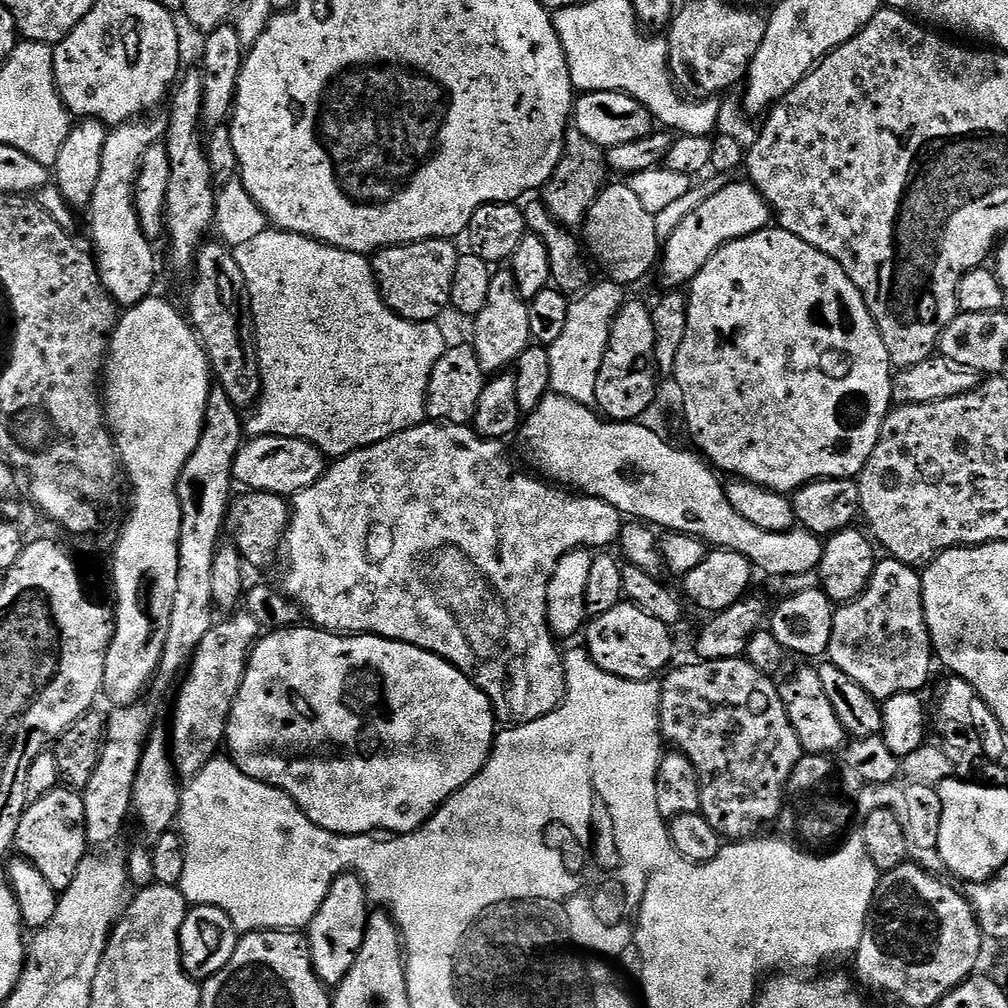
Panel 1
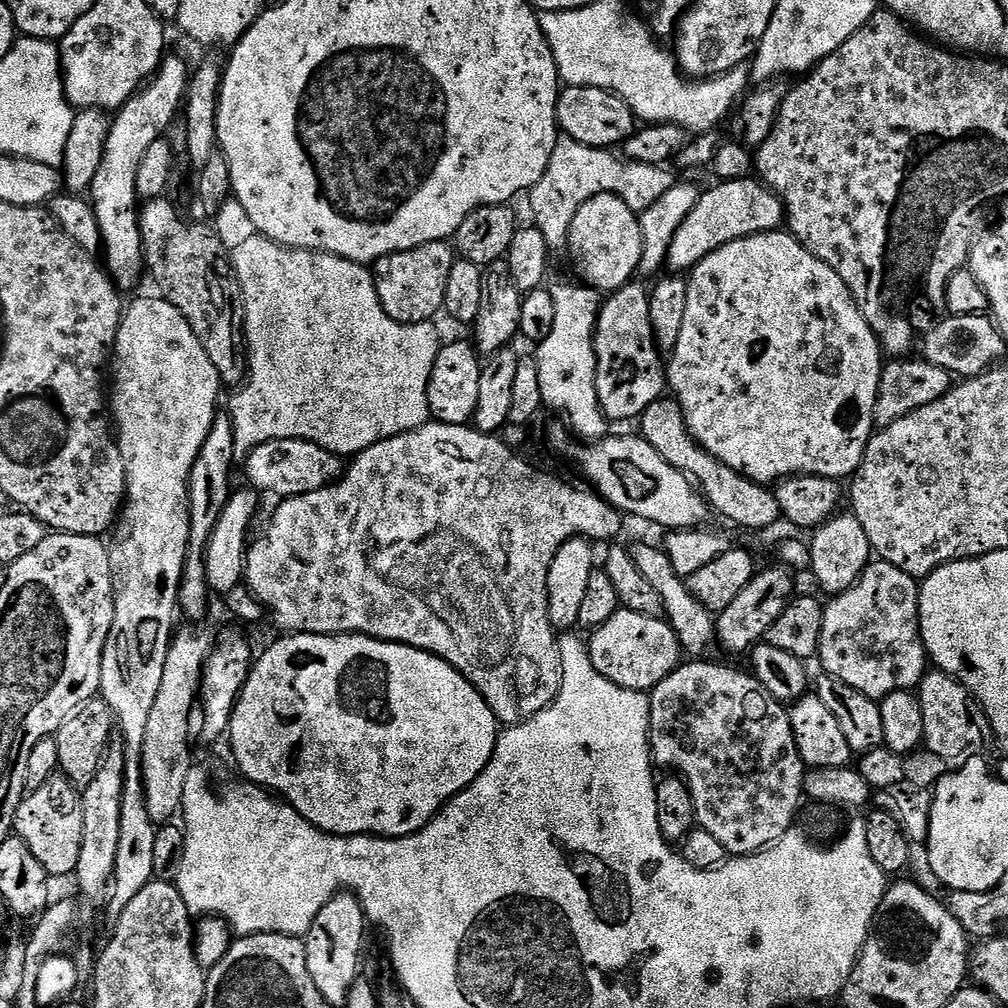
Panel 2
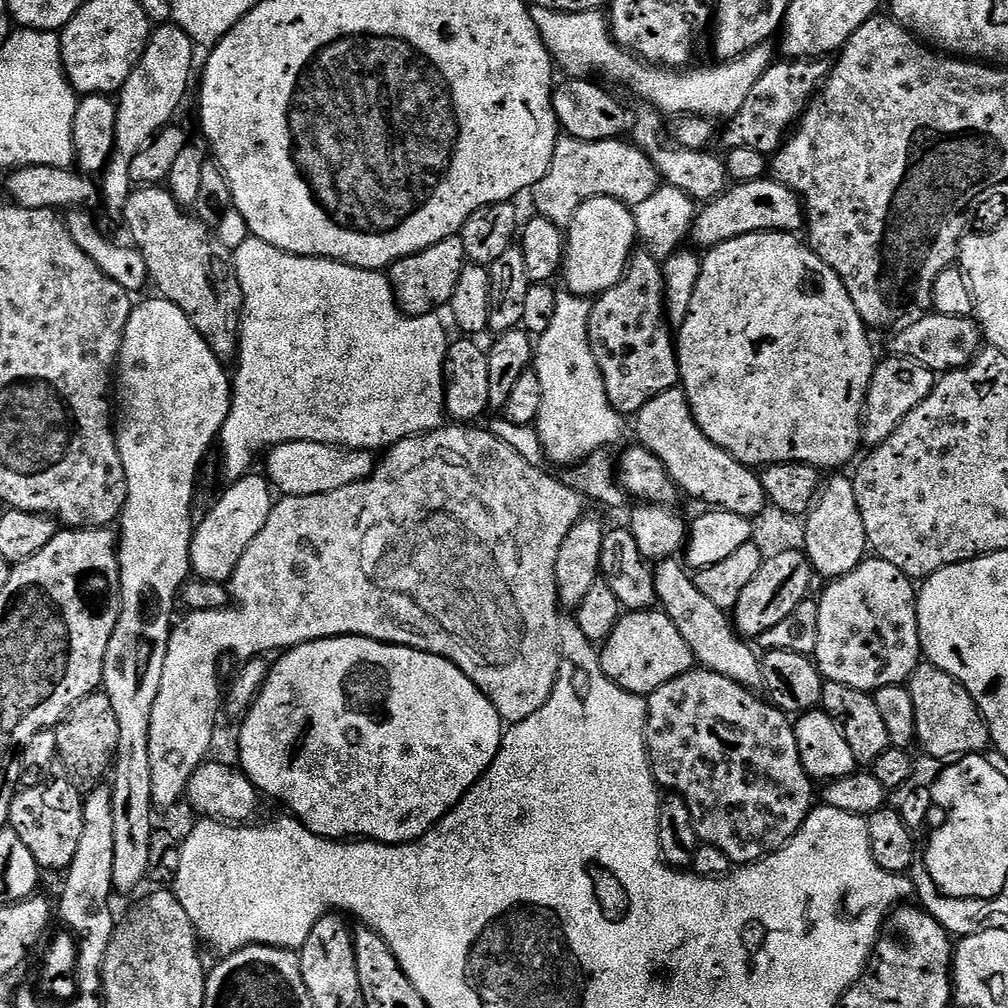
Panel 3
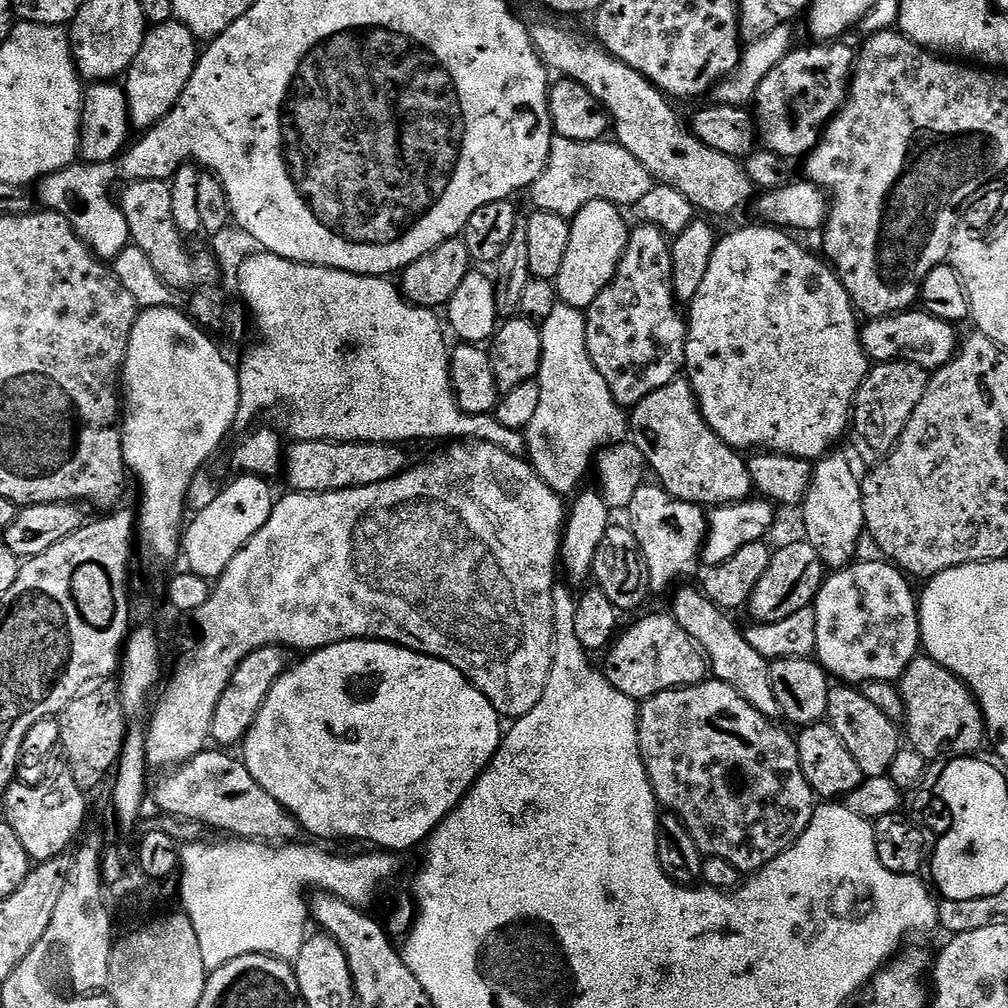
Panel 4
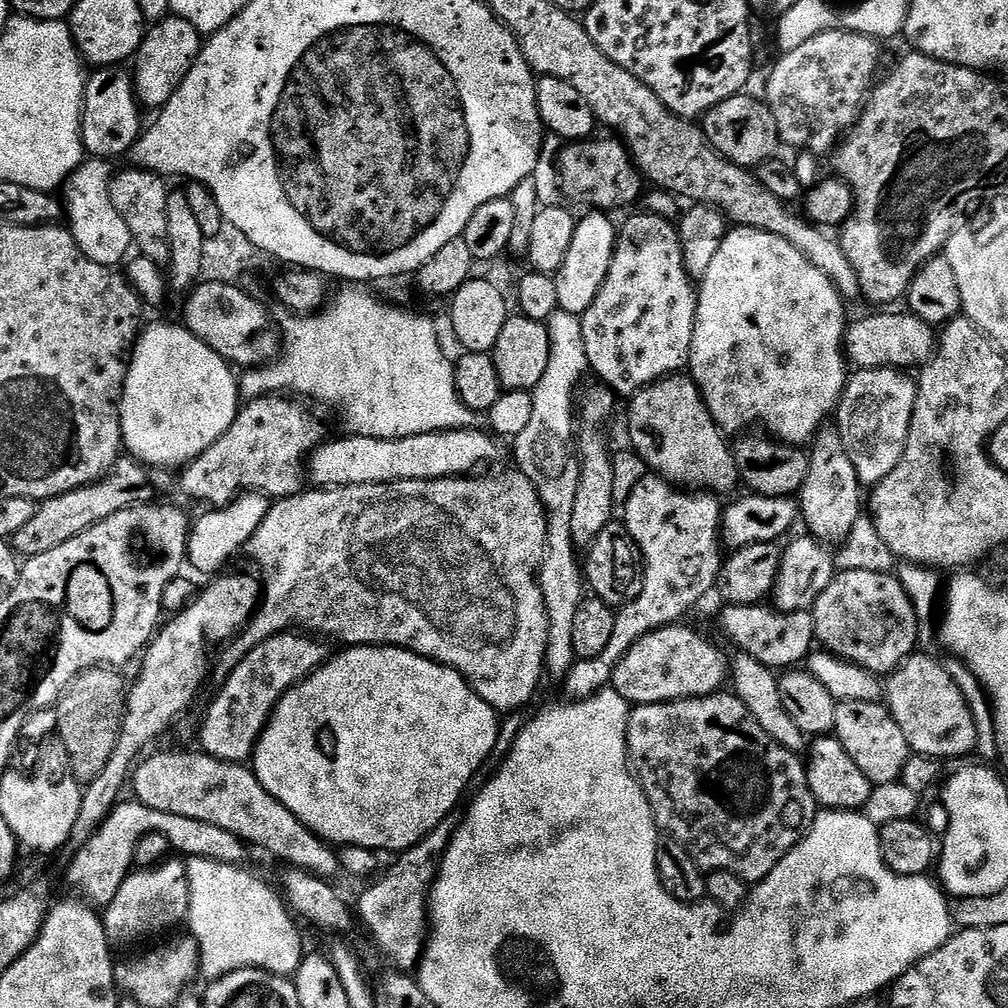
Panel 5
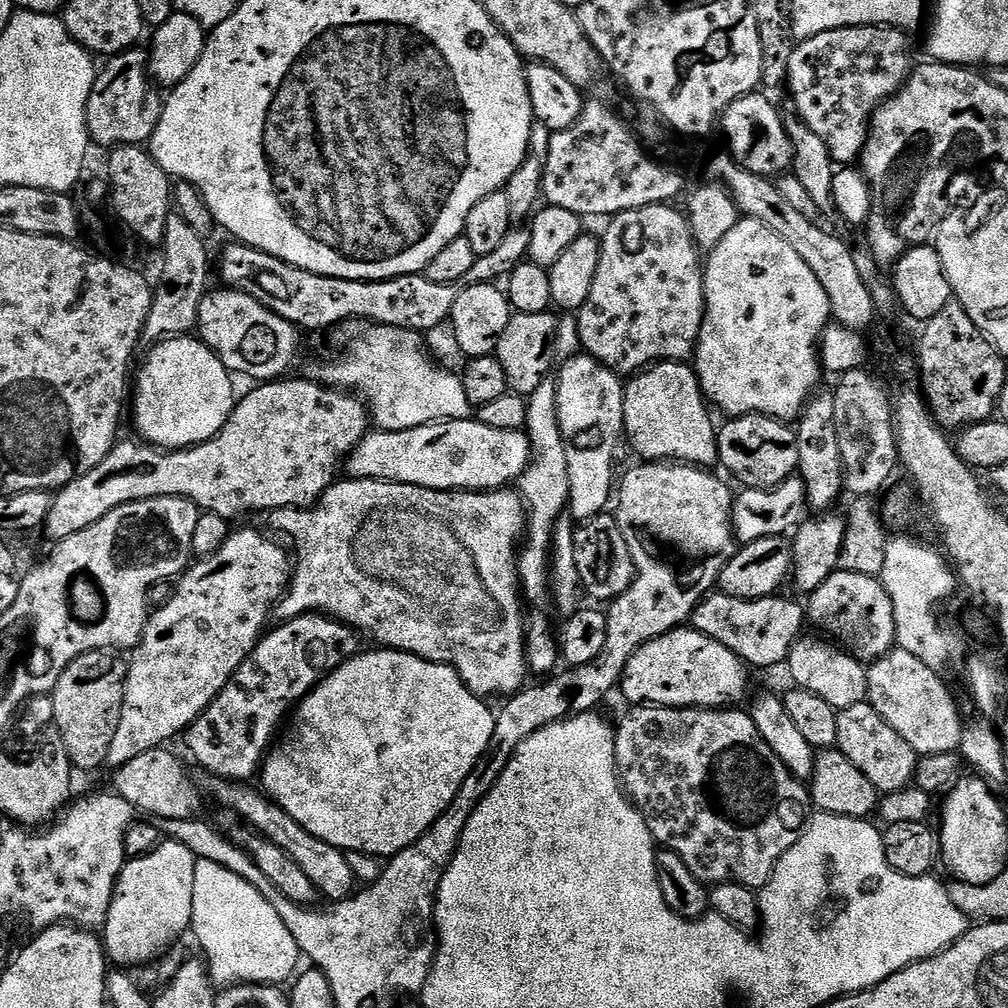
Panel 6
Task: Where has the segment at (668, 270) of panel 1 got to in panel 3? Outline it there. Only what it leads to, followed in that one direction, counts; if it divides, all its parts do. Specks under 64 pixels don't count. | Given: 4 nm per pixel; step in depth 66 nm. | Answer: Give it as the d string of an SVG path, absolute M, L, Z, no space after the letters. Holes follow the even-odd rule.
M763 178L744 183L733 183L715 200L707 201L697 211L690 240L697 249L716 248L722 242L730 242L739 236L755 232L799 233L806 224L804 202L800 195L774 178Z

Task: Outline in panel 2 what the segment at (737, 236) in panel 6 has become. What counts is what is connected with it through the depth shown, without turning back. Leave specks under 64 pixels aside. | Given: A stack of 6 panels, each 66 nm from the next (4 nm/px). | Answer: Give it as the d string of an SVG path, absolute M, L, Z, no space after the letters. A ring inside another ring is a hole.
M777 230L747 236L714 250L692 269L687 281L686 318L682 322L682 334L678 334L678 346L670 353L672 364L670 360L666 374L671 391L672 388L676 391L675 399L684 411L688 430L696 443L735 472L740 472L747 480L754 480L765 486L775 485L781 478L801 474L825 476L838 481L851 477L858 470L868 441L872 439L877 427L878 386L886 360L882 355L879 338L861 314L860 305L856 303L852 291L845 286L842 278L838 278L833 268L826 266L826 262L818 259L795 236L787 231Z

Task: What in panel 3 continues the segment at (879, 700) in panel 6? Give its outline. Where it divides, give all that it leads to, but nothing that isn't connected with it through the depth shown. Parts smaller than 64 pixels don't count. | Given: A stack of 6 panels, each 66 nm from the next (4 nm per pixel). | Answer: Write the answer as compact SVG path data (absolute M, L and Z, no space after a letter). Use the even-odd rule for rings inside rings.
M921 662L906 685L914 702L917 722L917 745L924 747L923 755L943 762L953 762L960 757L987 753L990 748L988 722L978 710L974 698L946 670Z

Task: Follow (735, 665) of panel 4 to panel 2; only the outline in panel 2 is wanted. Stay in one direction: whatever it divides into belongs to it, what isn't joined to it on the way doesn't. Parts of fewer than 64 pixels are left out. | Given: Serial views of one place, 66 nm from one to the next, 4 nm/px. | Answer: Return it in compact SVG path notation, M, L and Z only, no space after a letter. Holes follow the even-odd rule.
M640 544L637 548L633 547L631 553L638 570L642 570L642 574L645 575L646 582L650 582L650 586L654 586L654 590L658 590L663 615L666 617L668 625L674 630L681 649L687 655L689 652L692 655L689 657L692 658L707 657L709 655L707 652L716 644L716 616L714 613L706 606L702 606L702 602L698 602L698 598L694 598L694 594L690 594L687 579L680 576L678 570L674 570L674 562L670 562L663 547L656 545L655 548L652 544Z

